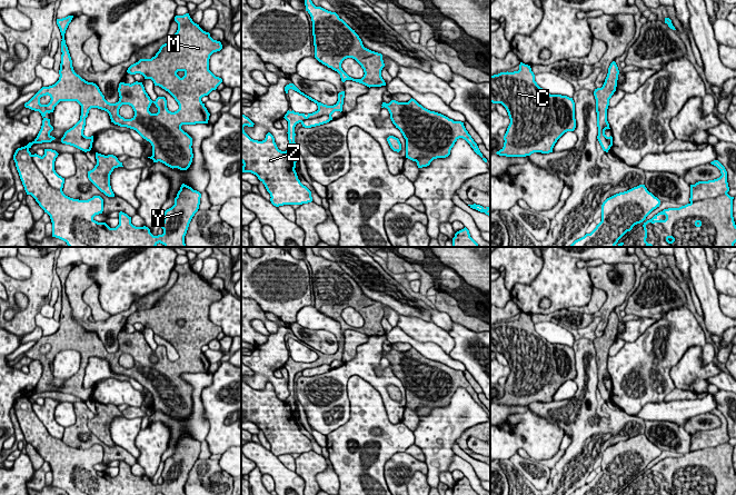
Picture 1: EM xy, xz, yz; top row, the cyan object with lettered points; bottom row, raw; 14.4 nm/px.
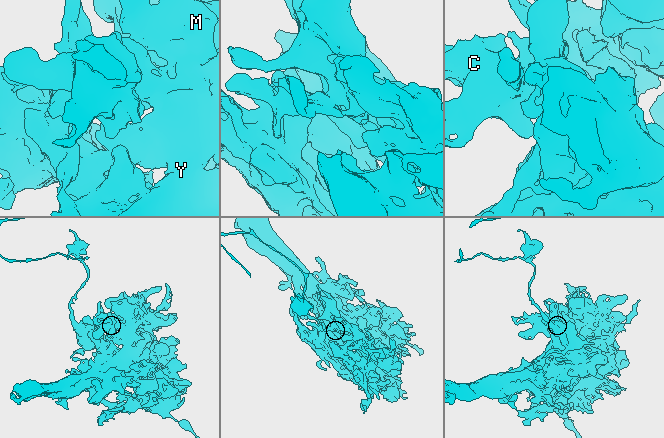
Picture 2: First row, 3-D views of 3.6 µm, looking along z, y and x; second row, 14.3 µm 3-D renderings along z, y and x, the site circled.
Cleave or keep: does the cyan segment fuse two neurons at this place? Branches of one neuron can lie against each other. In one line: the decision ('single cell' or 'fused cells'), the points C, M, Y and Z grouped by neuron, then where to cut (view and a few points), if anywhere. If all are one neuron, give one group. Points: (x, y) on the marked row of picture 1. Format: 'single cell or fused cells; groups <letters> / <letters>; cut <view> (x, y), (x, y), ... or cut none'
fused cells; groups C M Y / Z; cut xy (31, 155), (35, 165), (46, 180), (52, 187), (61, 190)

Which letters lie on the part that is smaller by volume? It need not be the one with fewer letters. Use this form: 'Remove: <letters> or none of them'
Remove: Z

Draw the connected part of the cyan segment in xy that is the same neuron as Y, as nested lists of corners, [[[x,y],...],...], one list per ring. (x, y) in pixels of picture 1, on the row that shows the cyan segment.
[[[27,146],[16,150],[13,160],[27,195],[31,195],[50,216],[52,237],[66,241],[69,247],[156,247],[159,242],[165,247],[186,247],[185,236],[192,217],[199,209],[201,198],[201,194],[191,187],[181,185],[175,205],[165,211],[161,225],[163,234],[153,236],[148,227],[133,226],[131,217],[122,211],[119,212],[119,225],[116,228],[96,221],[93,217],[103,211],[103,199],[100,196],[93,196],[88,200],[73,199],[66,196],[62,190],[52,188],[36,166]]]

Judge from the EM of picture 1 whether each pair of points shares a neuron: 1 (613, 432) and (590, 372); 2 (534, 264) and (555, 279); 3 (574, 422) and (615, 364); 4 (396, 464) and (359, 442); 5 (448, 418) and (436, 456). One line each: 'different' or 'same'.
1: same
2: different
3: different
4: different
5: same

